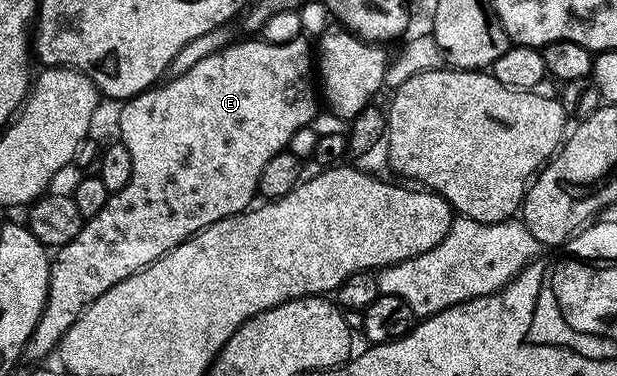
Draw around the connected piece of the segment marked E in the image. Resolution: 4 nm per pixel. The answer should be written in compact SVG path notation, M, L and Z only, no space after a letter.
M247 37L243 40L245 40L244 43L224 45L212 55L202 57L201 61L197 61L187 73L177 77L176 80L148 87L146 91L142 91L140 95L134 95L120 106L123 108L119 111L118 138L125 145L125 149L129 149L129 157L133 157L133 177L129 177L129 185L125 185L125 189L114 192L107 198L105 209L101 209L101 213L97 213L97 217L84 222L77 237L54 252L51 259L45 309L41 313L41 321L37 321L37 329L33 329L27 342L25 355L28 360L30 358L43 359L50 351L52 354L65 337L65 333L69 333L69 325L73 325L73 321L77 321L80 313L90 303L97 301L97 297L101 297L101 293L105 293L113 285L125 281L125 277L145 269L150 263L157 261L162 255L169 253L186 239L192 239L198 231L203 231L214 222L221 221L222 218L233 217L248 210L256 202L254 199L257 199L259 195L259 182L261 181L261 173L265 170L265 164L273 157L277 157L277 153L281 153L286 148L293 133L297 133L297 129L312 126L315 116L321 111L321 99L317 94L317 79L313 74L312 44L310 47L306 43L308 40L303 37L289 41L285 45L273 45L259 37Z

